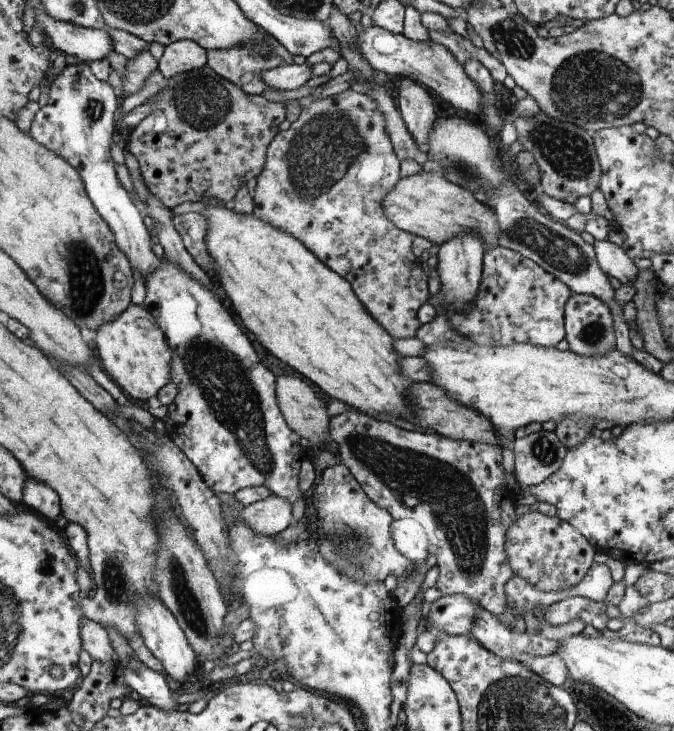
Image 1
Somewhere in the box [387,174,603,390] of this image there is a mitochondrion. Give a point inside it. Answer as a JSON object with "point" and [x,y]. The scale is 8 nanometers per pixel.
{"point":[552,248]}

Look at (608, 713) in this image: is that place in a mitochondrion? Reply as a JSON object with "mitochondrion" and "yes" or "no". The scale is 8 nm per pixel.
{"mitochondrion":"no"}

